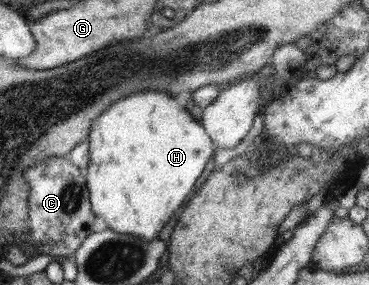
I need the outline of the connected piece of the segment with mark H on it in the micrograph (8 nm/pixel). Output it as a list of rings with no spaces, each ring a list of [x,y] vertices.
[[[162,92],[138,93],[114,102],[92,121],[86,139],[90,160],[83,174],[94,216],[102,218],[107,228],[116,233],[134,235],[146,241],[158,236],[160,228],[192,192],[212,156],[214,144],[202,128],[185,108],[178,106],[175,98]]]

